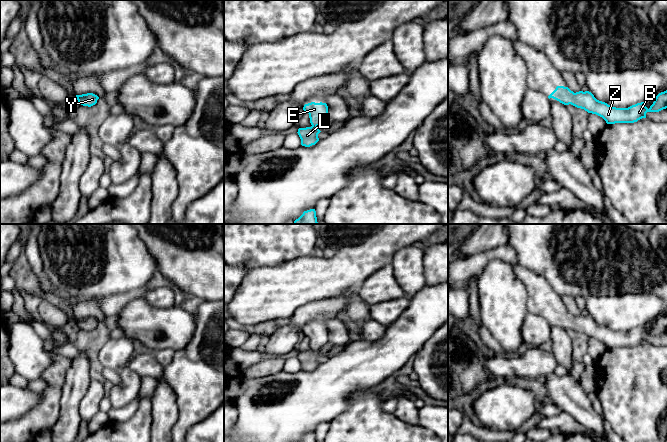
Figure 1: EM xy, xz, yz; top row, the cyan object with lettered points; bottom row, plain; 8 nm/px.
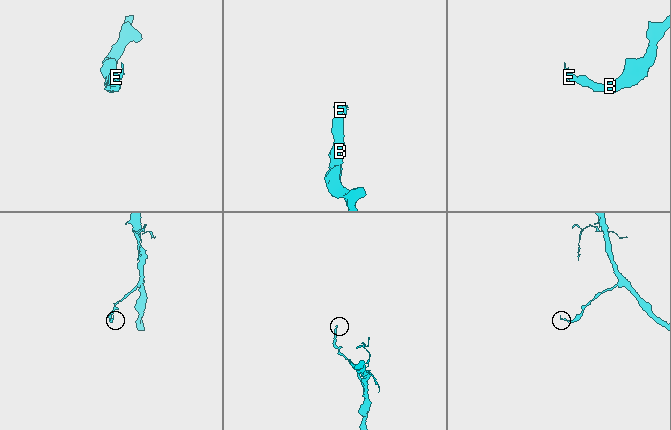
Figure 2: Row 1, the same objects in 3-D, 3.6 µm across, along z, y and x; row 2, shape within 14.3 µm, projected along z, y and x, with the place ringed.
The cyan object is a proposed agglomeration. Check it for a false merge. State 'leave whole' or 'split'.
leave whole

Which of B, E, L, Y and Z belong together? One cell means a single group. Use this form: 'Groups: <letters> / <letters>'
Groups: B E L Y Z

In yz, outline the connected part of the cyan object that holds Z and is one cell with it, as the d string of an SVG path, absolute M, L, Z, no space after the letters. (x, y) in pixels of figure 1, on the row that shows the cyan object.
M557 86L548 98L553 98L564 105L571 104L577 108L584 109L588 113L596 114L602 117L607 124L634 123L642 118L646 118L647 112L659 112L667 108L667 90L656 96L649 109L644 102L637 103L628 108L616 108L597 100L589 91L574 93L564 86Z

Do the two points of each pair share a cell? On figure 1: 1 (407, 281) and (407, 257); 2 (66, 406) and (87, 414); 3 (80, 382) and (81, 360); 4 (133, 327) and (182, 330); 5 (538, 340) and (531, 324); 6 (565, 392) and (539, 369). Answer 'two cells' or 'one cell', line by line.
1: one cell
2: two cells
3: one cell
4: one cell
5: one cell
6: two cells

